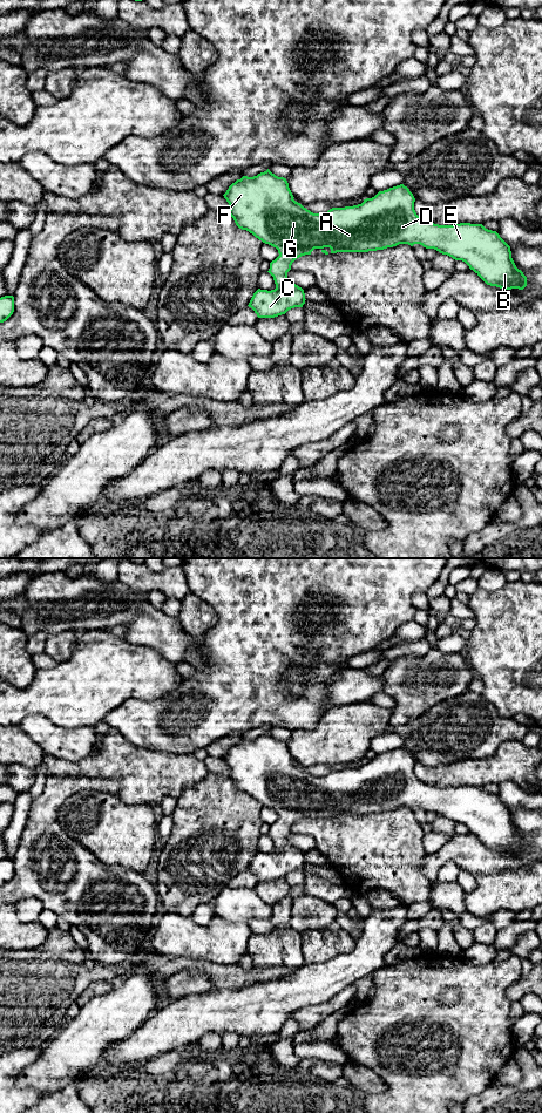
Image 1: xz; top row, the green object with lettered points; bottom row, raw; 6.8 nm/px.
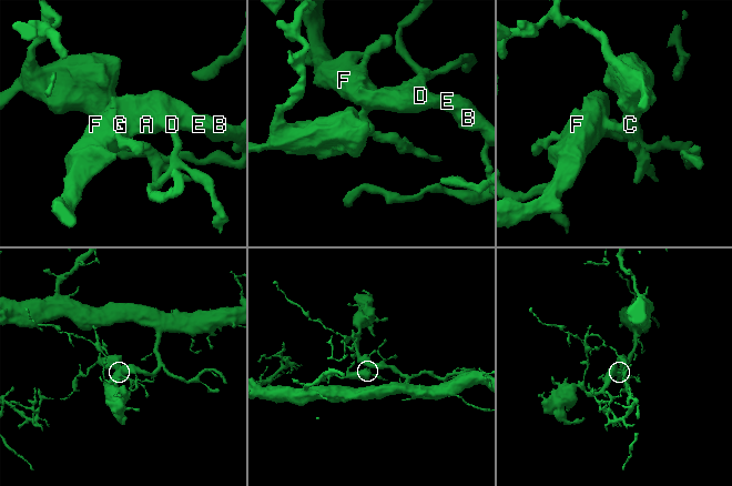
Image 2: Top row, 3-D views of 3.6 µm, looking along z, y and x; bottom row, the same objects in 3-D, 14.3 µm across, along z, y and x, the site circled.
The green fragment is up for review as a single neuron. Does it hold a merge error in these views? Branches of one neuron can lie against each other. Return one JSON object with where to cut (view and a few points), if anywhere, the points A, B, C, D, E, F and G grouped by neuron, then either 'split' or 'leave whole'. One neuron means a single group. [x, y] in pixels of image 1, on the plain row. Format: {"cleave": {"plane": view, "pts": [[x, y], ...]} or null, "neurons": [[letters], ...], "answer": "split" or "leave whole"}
{"cleave": null, "neurons": [["A", "B", "C", "D", "E", "F", "G"]], "answer": "leave whole"}

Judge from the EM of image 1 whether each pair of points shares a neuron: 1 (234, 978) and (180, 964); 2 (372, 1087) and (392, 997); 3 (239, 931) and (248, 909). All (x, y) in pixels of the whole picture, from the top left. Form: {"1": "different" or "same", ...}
{"1": "same", "2": "different", "3": "different"}

